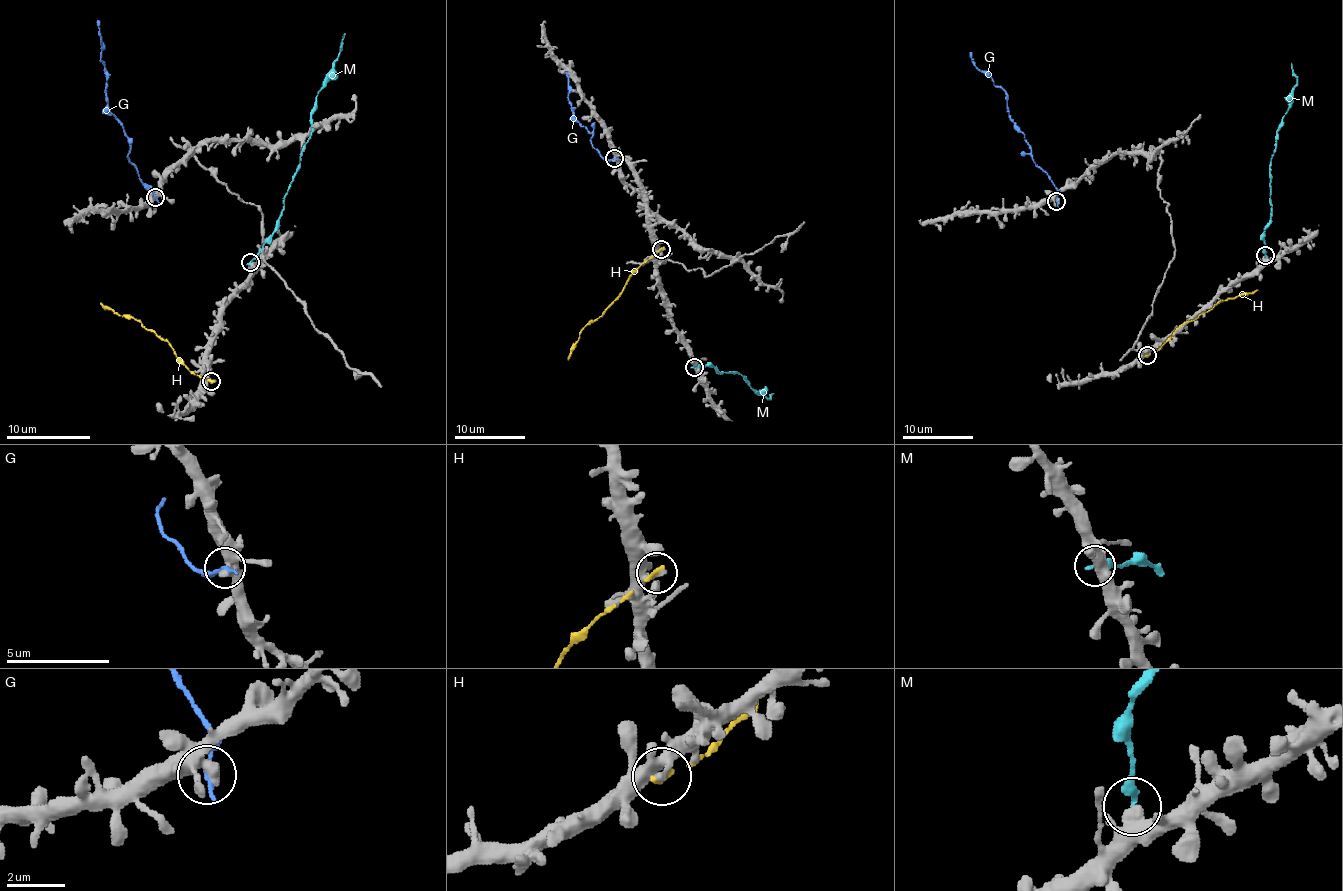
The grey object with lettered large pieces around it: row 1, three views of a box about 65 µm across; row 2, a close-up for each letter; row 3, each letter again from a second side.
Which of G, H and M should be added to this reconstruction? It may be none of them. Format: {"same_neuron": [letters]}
{"same_neuron": []}

